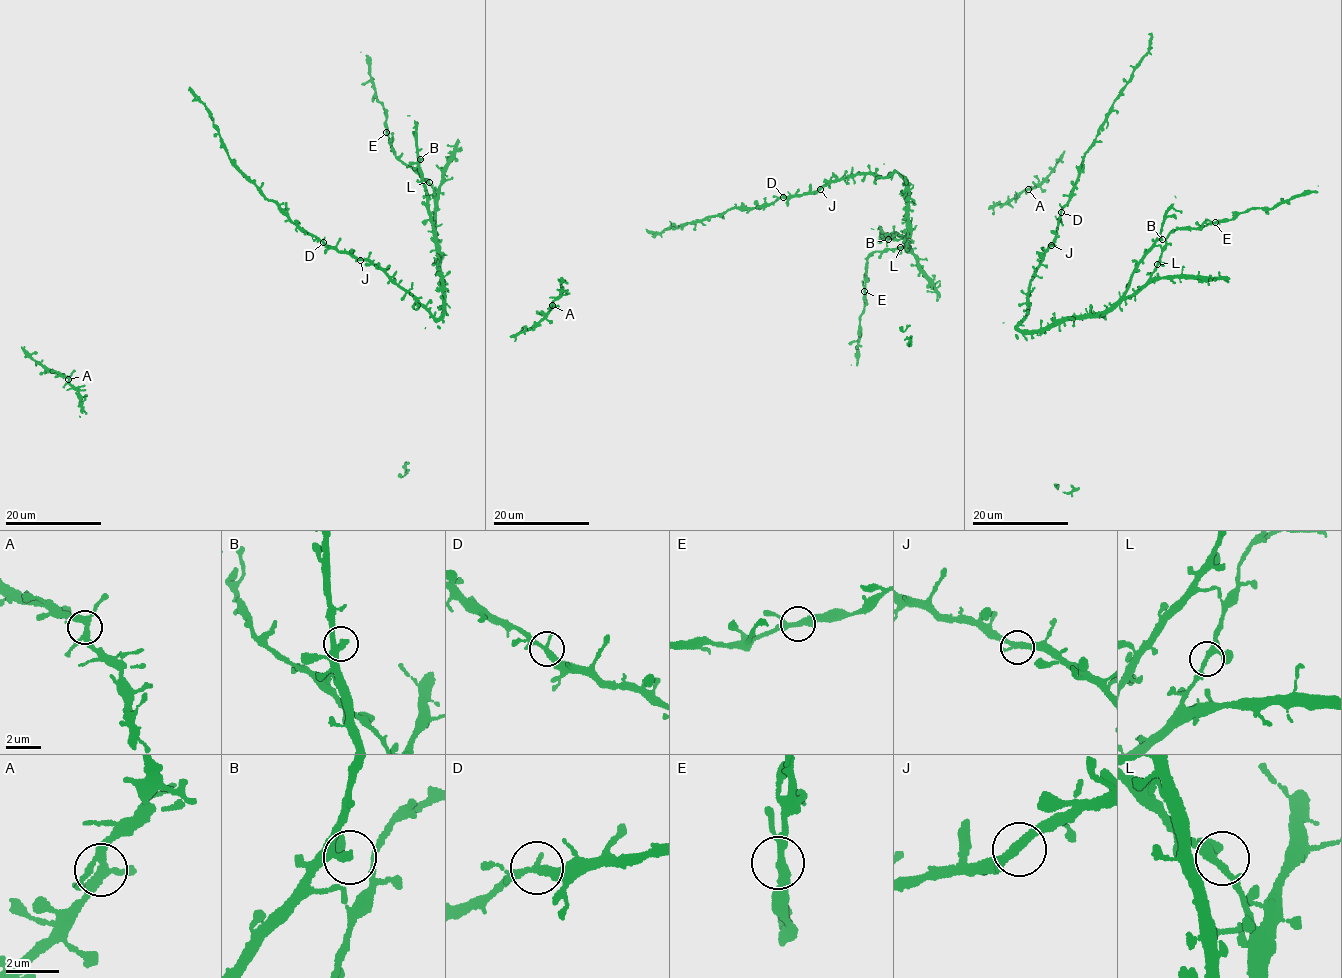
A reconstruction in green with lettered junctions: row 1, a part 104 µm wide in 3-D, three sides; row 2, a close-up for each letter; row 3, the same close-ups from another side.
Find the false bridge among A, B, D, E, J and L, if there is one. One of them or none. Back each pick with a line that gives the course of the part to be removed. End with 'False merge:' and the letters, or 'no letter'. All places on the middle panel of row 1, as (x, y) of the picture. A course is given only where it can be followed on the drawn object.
False merge: no letter

